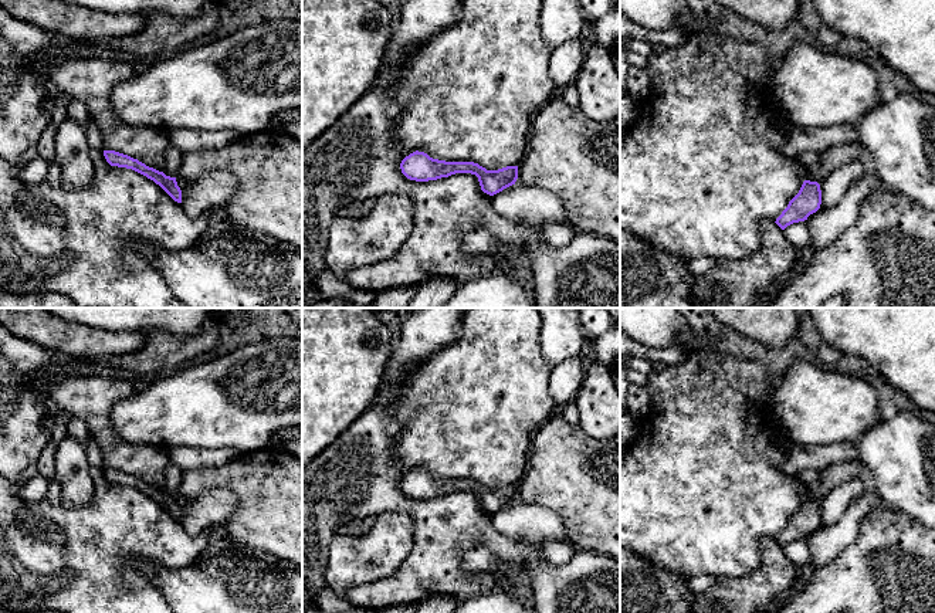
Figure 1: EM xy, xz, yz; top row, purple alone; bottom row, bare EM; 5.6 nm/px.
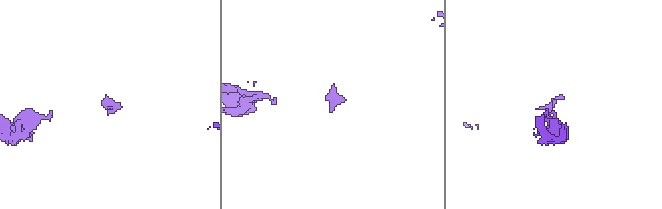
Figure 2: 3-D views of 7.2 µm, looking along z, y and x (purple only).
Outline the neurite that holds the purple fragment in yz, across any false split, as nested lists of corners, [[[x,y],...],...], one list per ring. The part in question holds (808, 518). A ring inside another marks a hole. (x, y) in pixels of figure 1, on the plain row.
[[[804,498],[799,511],[776,536],[776,542],[785,548],[787,543],[807,538],[821,522],[821,508],[817,499]]]

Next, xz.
[[[413,470],[400,481],[402,491],[416,499],[437,498],[455,491],[471,491],[478,495],[481,508],[494,514],[515,502],[518,484],[507,484],[498,488],[487,488],[474,480],[446,480],[430,475],[424,470]]]

